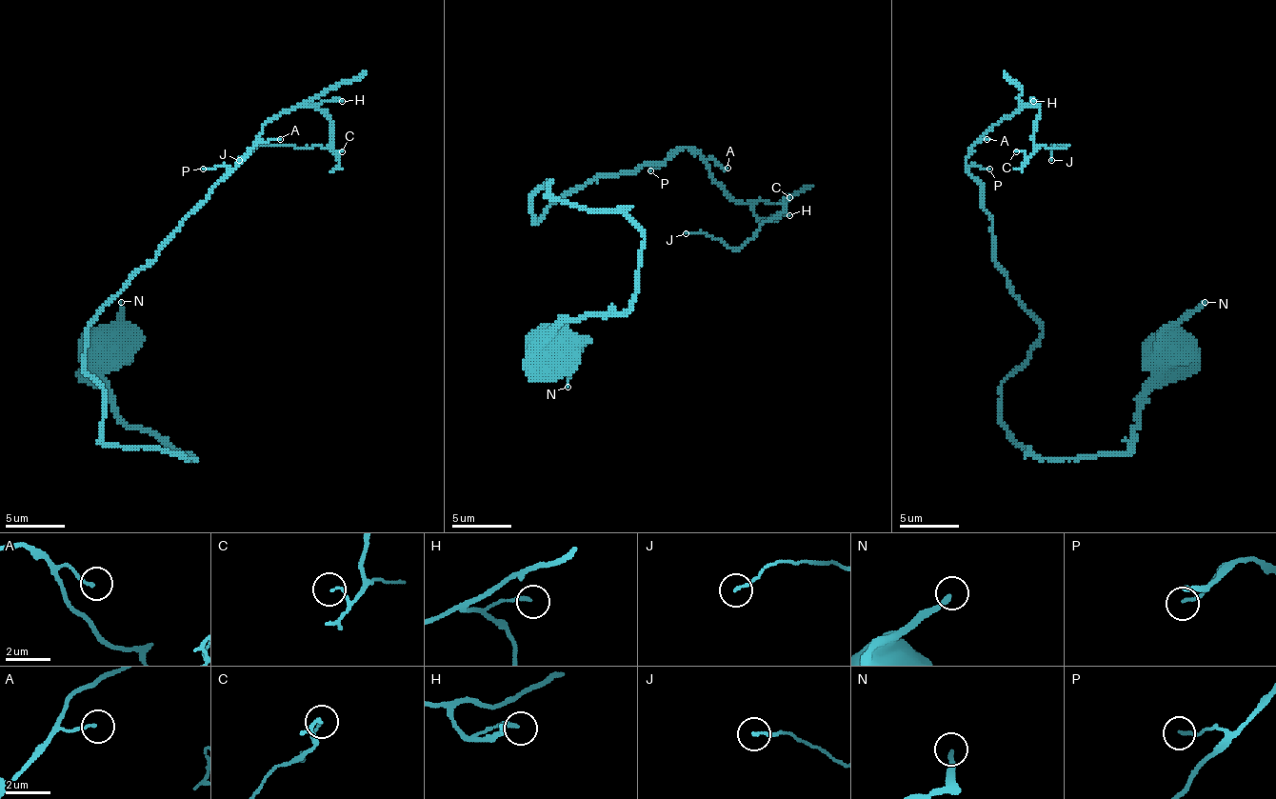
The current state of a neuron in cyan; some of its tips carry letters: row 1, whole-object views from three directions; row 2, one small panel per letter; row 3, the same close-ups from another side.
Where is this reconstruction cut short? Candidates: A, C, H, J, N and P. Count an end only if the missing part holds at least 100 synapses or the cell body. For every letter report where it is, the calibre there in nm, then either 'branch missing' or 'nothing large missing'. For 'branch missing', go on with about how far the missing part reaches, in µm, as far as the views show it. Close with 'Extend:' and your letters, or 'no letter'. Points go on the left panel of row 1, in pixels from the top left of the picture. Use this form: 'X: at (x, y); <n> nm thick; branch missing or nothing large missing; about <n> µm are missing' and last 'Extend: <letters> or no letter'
A: at (280, 139); 110 nm thick; nothing large missing
C: at (342, 151); 70 nm thick; nothing large missing
H: at (342, 101); 150 nm thick; nothing large missing
J: at (239, 160); 100 nm thick; nothing large missing
N: at (121, 302); 220 nm thick; nothing large missing
P: at (203, 169); 120 nm thick; nothing large missing
Extend: no letter

